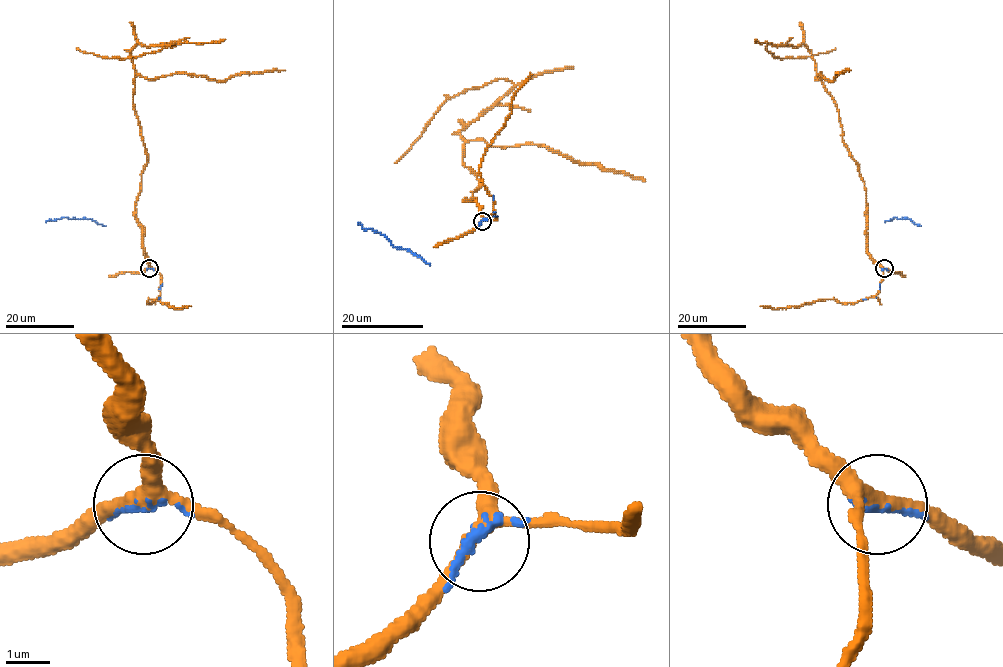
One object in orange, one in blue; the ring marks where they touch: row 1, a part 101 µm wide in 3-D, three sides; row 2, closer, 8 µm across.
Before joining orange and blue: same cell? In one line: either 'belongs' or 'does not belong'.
belongs

